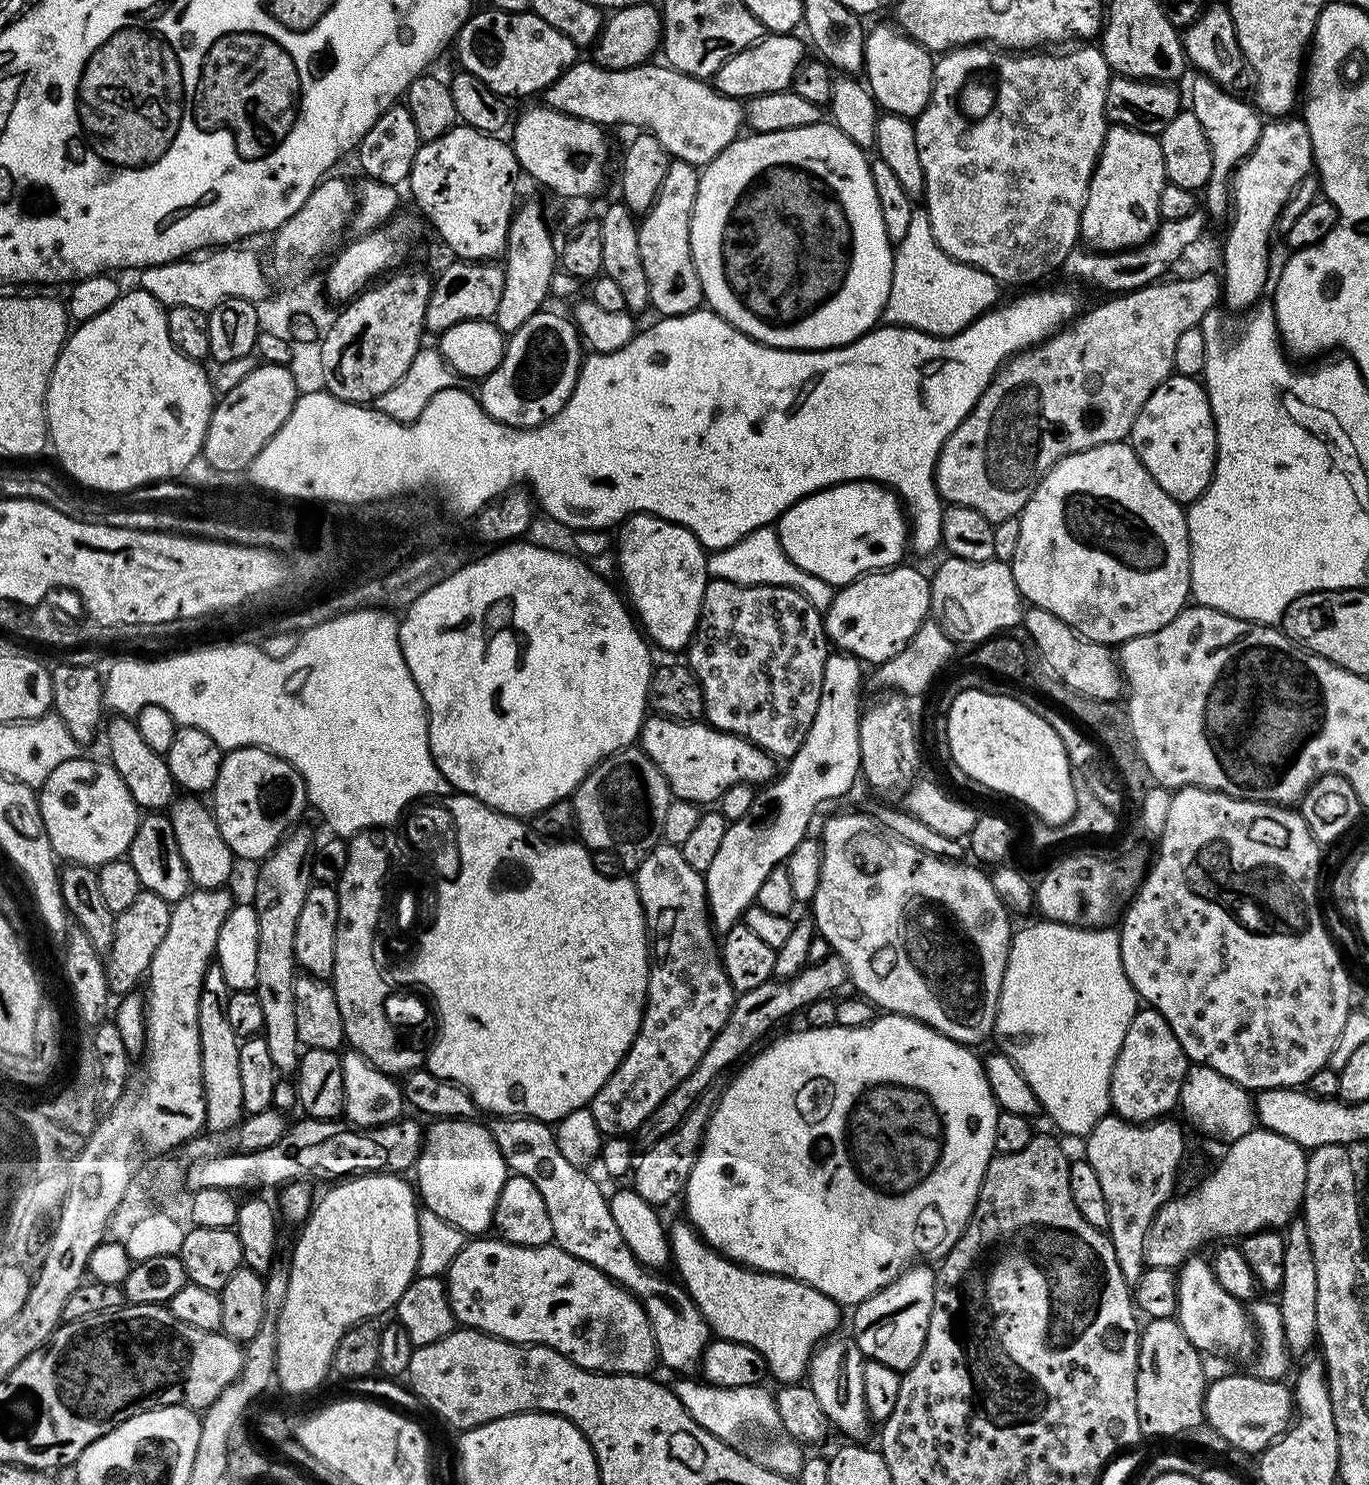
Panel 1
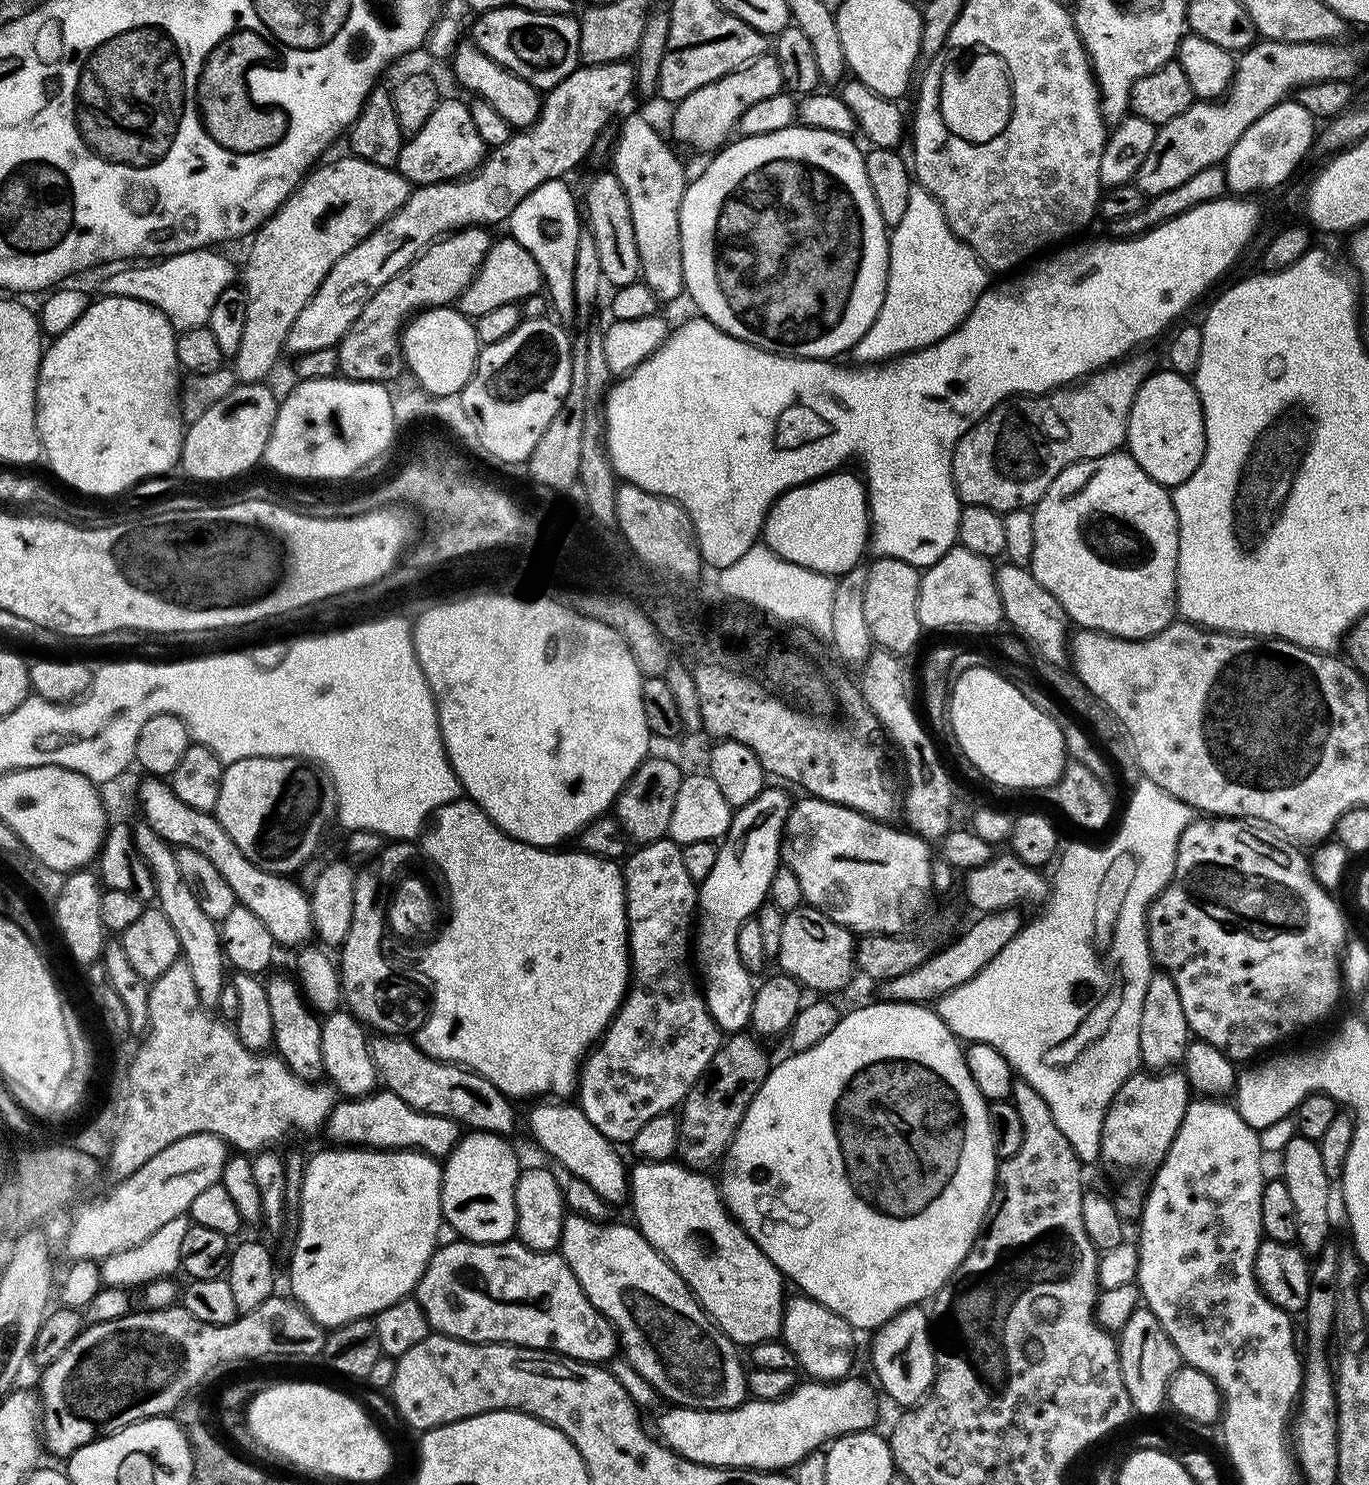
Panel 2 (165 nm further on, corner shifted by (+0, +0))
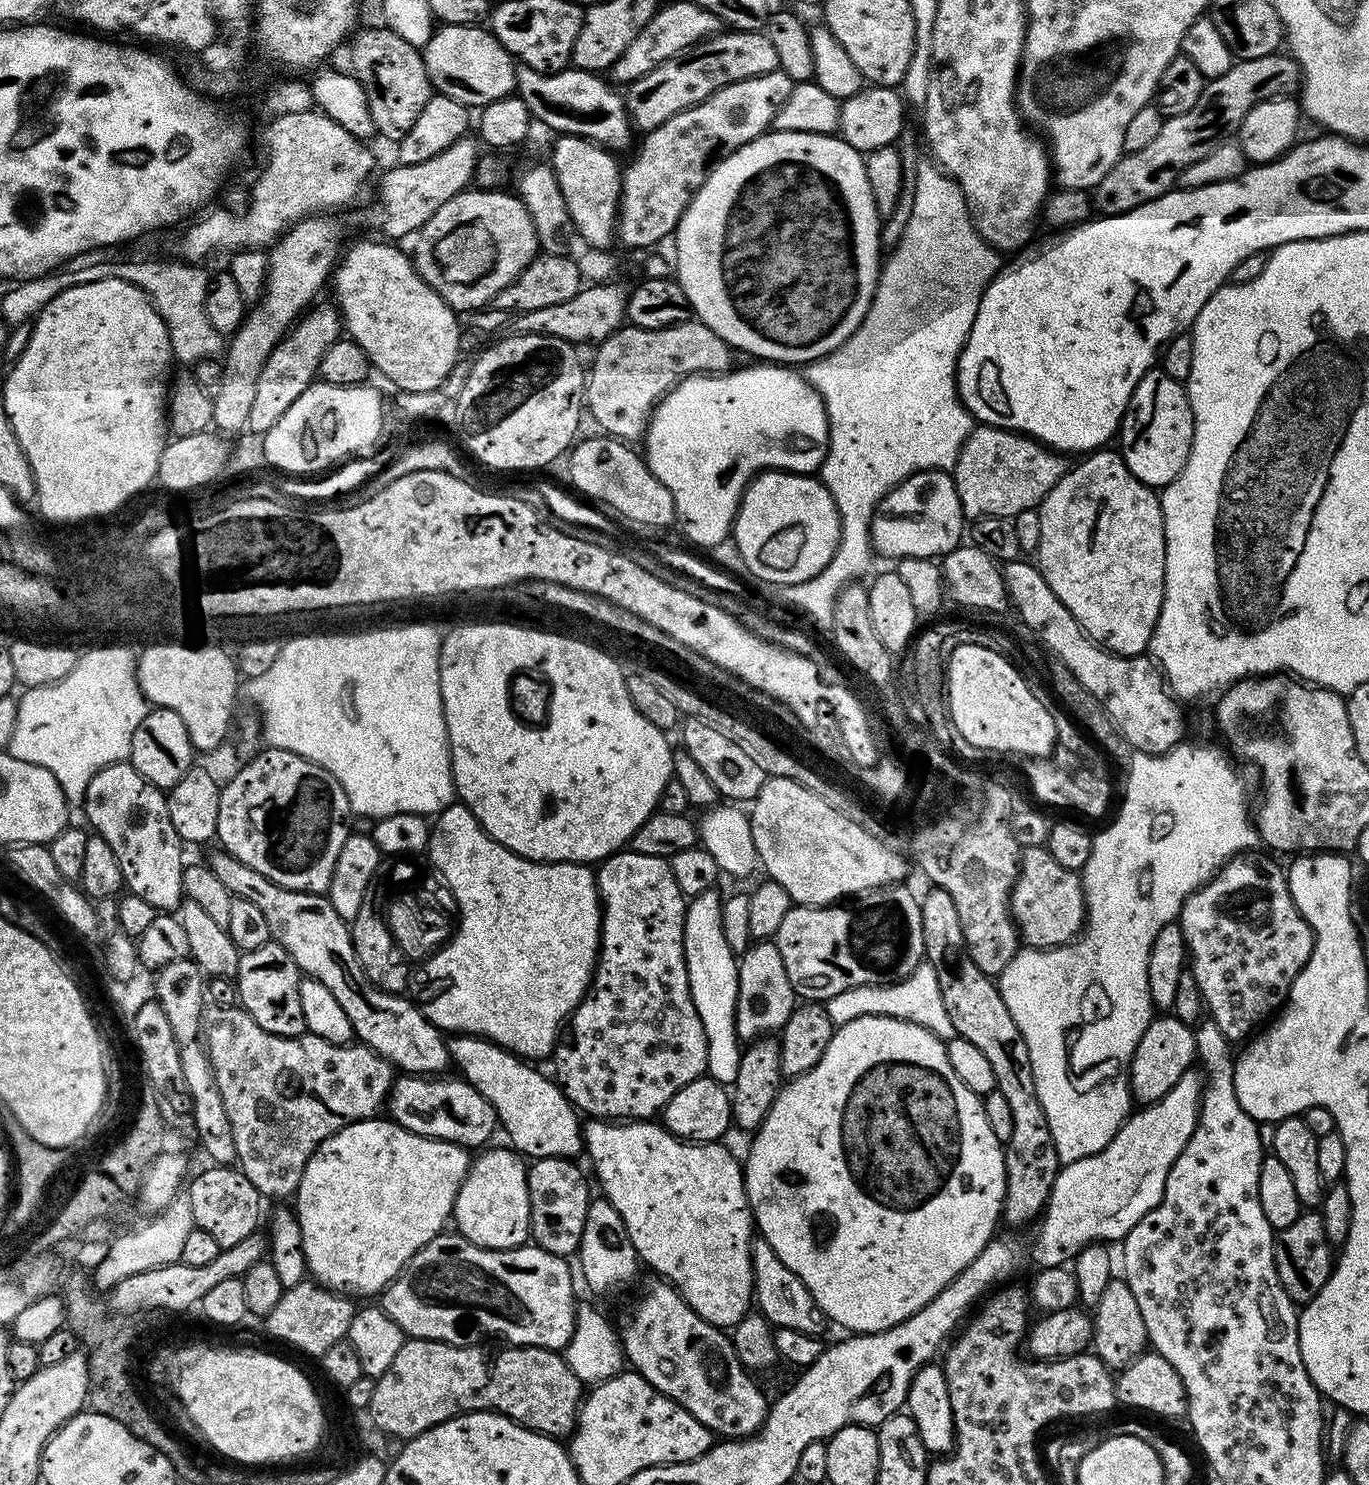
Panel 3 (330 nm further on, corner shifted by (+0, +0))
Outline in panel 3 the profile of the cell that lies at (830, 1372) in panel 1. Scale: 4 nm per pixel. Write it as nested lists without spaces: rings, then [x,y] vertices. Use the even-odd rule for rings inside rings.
[[[763,1238],[753,1239],[752,1242],[752,1279],[755,1307],[768,1320],[769,1325],[798,1330],[817,1338],[825,1335],[824,1327],[829,1327],[830,1324],[828,1317],[818,1306],[818,1302],[814,1302],[810,1290],[806,1290],[802,1278],[798,1278],[798,1274],[794,1274],[794,1270],[790,1270],[790,1266],[786,1266],[786,1262],[778,1258],[778,1254],[774,1254],[774,1246],[770,1246],[770,1242]]]

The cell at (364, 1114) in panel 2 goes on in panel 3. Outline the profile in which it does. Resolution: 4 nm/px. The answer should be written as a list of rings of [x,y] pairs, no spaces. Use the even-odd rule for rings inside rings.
[[[400,1074],[395,1077],[392,1090],[388,1093],[386,1112],[398,1126],[431,1140],[445,1140],[459,1148],[480,1150],[498,1132],[498,1121],[494,1106],[474,1090],[463,1078],[429,1078]]]

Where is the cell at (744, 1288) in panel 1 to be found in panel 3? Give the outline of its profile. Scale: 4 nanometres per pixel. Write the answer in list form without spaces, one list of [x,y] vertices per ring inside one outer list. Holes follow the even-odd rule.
[[[592,1118],[583,1125],[582,1135],[586,1156],[588,1152],[596,1180],[604,1191],[601,1193],[618,1210],[637,1257],[643,1263],[645,1260],[657,1277],[666,1278],[706,1322],[715,1328],[735,1329],[754,1304],[754,1221],[738,1156],[736,1160],[735,1154],[720,1142],[697,1144],[682,1140],[665,1130],[663,1123],[651,1119],[605,1122]]]

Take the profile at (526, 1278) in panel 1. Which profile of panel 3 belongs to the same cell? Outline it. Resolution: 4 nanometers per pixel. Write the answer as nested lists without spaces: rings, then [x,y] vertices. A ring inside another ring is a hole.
[[[459,1234],[448,1235],[435,1236],[429,1244],[422,1246],[422,1250],[418,1250],[418,1254],[414,1254],[414,1258],[410,1258],[408,1265],[401,1270],[399,1276],[384,1289],[379,1297],[379,1307],[383,1308],[386,1314],[390,1314],[390,1318],[394,1318],[394,1322],[398,1322],[398,1326],[402,1326],[405,1337],[413,1340],[437,1340],[443,1344],[476,1344],[479,1341],[481,1328],[484,1332],[497,1332],[498,1335],[507,1339],[505,1341],[509,1345],[515,1347],[563,1351],[563,1348],[569,1344],[569,1340],[573,1336],[573,1328],[576,1325],[577,1301],[574,1298],[574,1282],[569,1266],[571,1263],[565,1257],[542,1250],[535,1244],[523,1244],[517,1248],[483,1248],[477,1244],[471,1244],[465,1236]]]

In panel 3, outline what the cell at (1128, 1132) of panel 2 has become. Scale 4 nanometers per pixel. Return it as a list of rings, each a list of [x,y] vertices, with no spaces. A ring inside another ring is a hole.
[[[1173,1014],[1157,1015],[1146,1026],[1126,1073],[1126,1084],[1133,1101],[1140,1106],[1158,1102],[1158,1098],[1174,1090],[1174,1082],[1190,1071],[1195,1060],[1196,1034],[1193,1025],[1182,1023]]]

